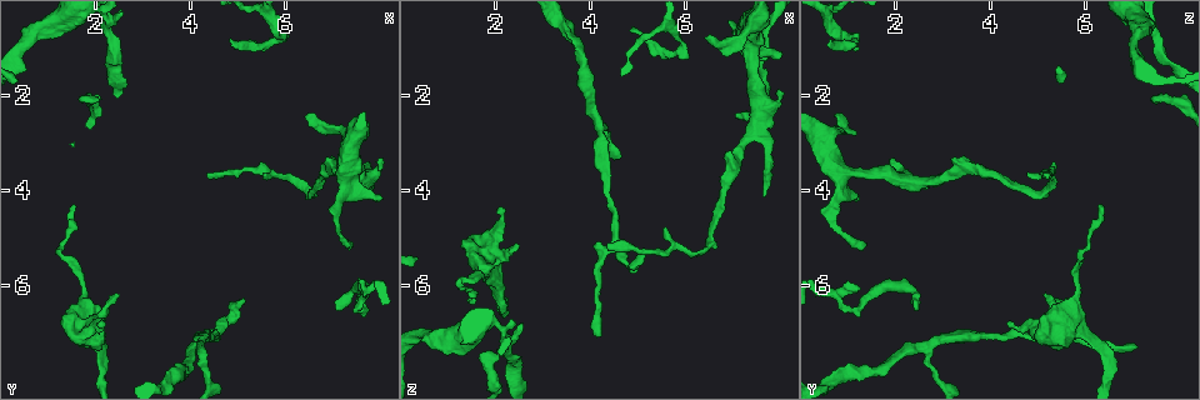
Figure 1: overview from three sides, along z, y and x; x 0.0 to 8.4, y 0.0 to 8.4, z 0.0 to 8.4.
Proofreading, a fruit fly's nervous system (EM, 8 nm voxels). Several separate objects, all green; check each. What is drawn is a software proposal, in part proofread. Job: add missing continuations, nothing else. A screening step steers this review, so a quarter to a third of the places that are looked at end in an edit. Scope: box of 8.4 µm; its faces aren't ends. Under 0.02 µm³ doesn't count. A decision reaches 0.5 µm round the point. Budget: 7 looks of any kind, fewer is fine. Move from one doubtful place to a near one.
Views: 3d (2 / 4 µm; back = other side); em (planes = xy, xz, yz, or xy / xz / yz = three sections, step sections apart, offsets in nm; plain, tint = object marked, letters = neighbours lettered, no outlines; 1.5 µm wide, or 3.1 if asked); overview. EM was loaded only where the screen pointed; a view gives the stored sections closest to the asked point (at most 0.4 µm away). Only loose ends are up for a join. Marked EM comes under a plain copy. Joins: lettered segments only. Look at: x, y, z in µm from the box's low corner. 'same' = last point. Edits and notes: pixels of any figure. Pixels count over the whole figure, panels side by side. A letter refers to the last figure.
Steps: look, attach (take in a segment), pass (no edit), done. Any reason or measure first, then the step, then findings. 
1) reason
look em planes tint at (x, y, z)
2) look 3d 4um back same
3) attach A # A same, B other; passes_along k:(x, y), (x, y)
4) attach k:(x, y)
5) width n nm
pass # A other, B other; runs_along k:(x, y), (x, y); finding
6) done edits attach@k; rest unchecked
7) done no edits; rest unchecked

thin end
look 3d 2um at (4.85, 0.80, 0.65)

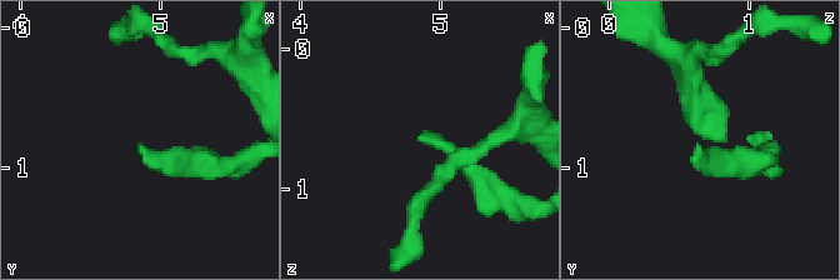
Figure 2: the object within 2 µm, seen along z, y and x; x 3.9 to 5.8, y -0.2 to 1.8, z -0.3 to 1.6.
shape alone is not enough
look em planes letters at (4.84, 0.82, 0.66)

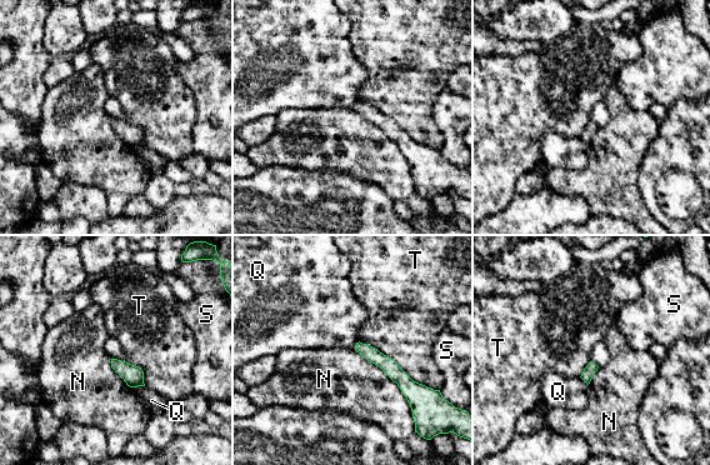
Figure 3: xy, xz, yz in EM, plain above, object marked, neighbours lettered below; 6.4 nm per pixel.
longest_contact N 550 nm
pass # N other, Q other, S other, T other; runs_along 3:(359, 345), (385, 363), (411, 396); no lettered segment goes on from it

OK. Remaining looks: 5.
an open end
look em yz step 4 tint at (2.05, 6.75, 4.40)

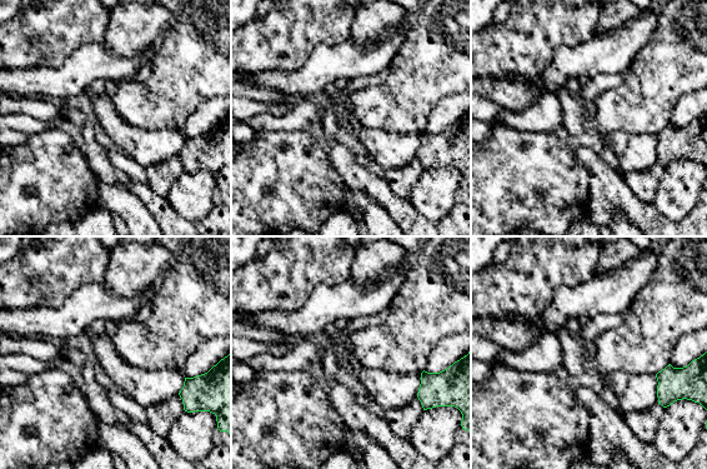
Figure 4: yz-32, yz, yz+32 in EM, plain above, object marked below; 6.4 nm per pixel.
look em planes letters same

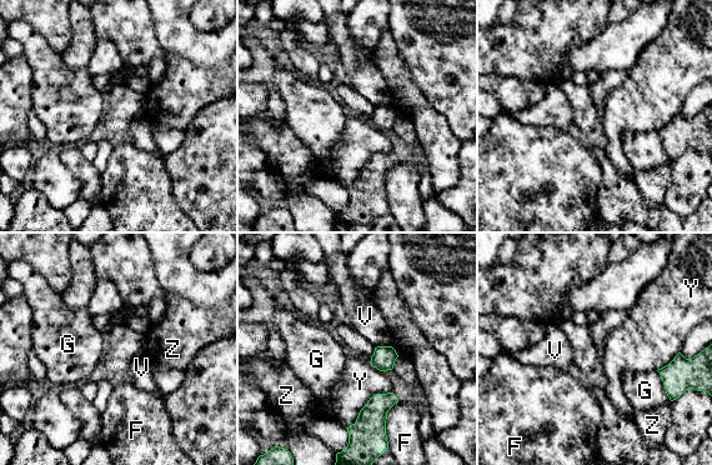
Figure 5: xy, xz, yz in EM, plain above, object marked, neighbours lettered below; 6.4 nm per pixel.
width 150 nm; longest_contact Y 380 nm
pass # F other, G other, V other, Y other, Z other; no lettered segment goes on from it

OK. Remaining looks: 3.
tapers out
look em planes letters at (4.20, 7.25, 7.10)

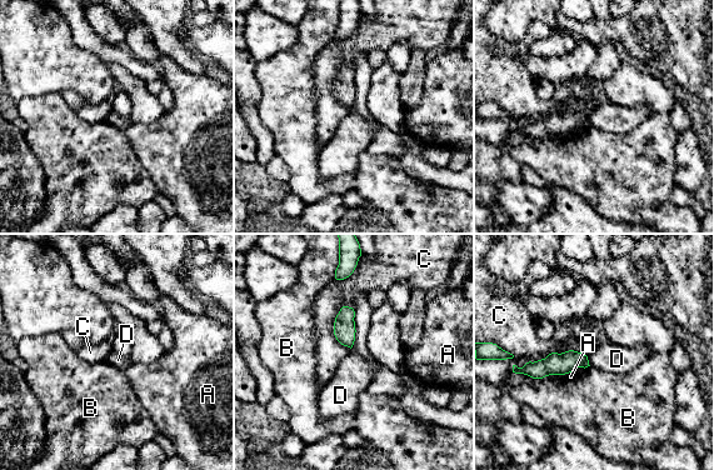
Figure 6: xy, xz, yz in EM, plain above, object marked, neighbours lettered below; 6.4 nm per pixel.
width 130 nm; longest_contact C 300 nm
pass # A other, B other, C other, D other; none of them fits

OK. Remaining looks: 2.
done no edits; rest unchecked

